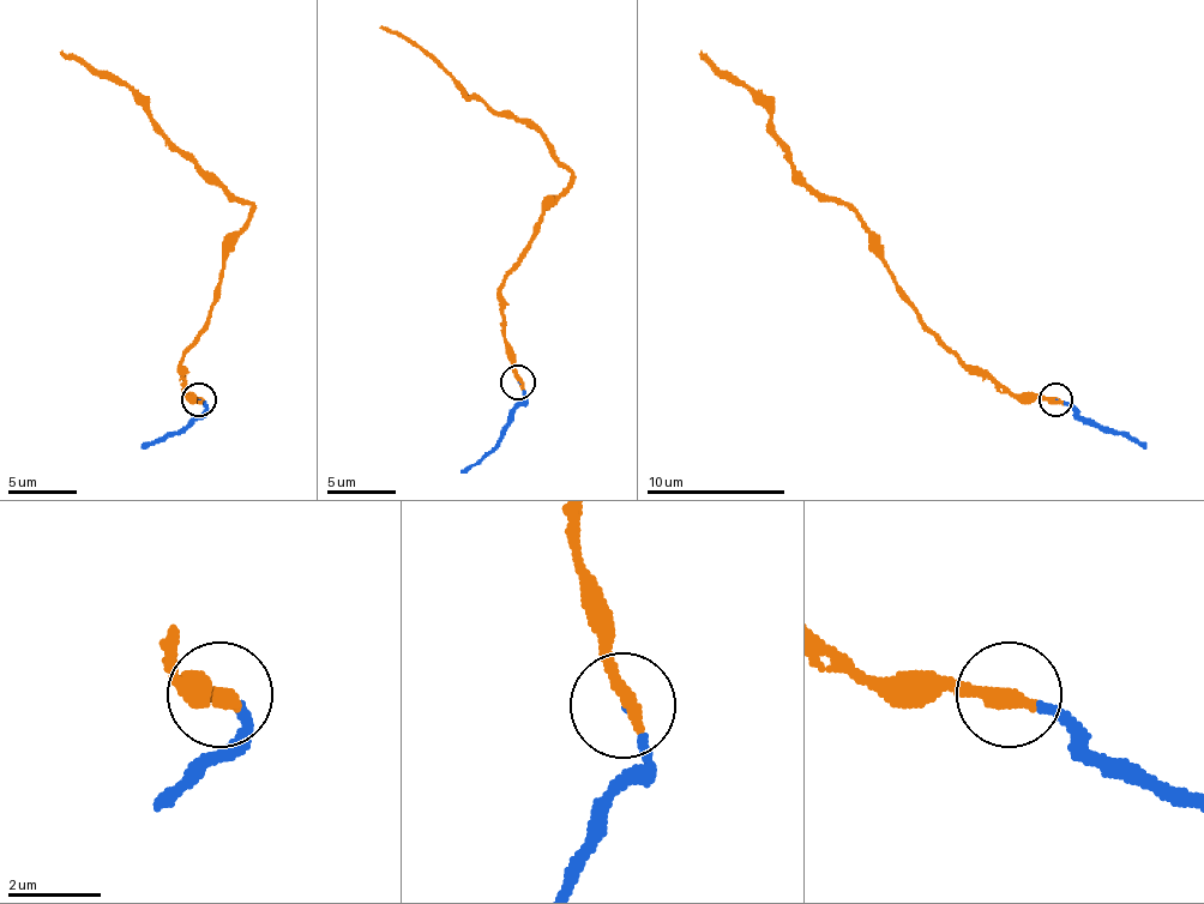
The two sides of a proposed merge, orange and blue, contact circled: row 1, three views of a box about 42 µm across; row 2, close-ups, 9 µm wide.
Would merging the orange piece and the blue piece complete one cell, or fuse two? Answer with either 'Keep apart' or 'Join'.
Join

